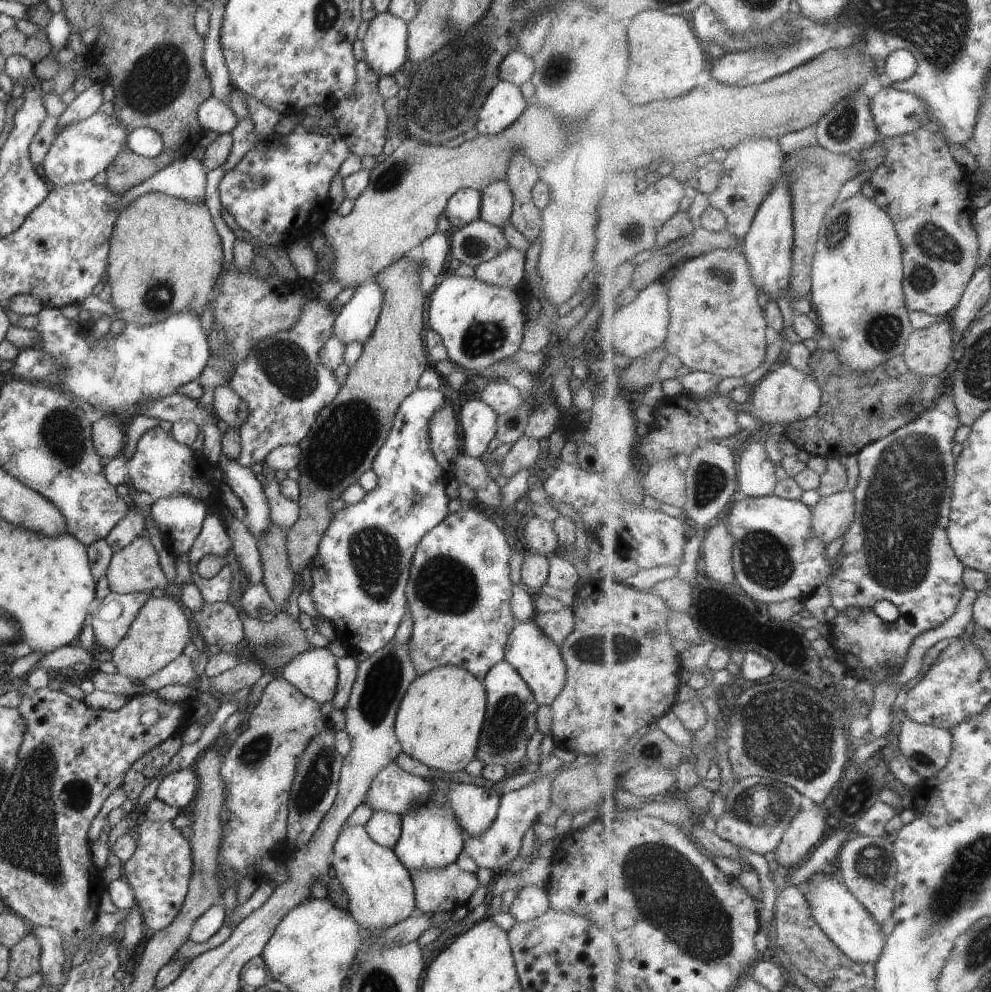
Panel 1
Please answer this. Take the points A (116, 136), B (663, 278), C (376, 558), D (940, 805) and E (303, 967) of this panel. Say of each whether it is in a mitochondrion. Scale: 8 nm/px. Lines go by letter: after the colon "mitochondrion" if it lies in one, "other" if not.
A: other
B: other
C: mitochondrion
D: other
E: other

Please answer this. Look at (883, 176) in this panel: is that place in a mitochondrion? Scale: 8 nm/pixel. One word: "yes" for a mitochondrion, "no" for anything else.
no

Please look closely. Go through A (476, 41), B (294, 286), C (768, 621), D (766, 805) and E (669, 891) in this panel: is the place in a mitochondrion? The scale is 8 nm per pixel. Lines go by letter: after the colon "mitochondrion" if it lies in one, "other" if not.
A: mitochondrion
B: other
C: other
D: mitochondrion
E: mitochondrion

